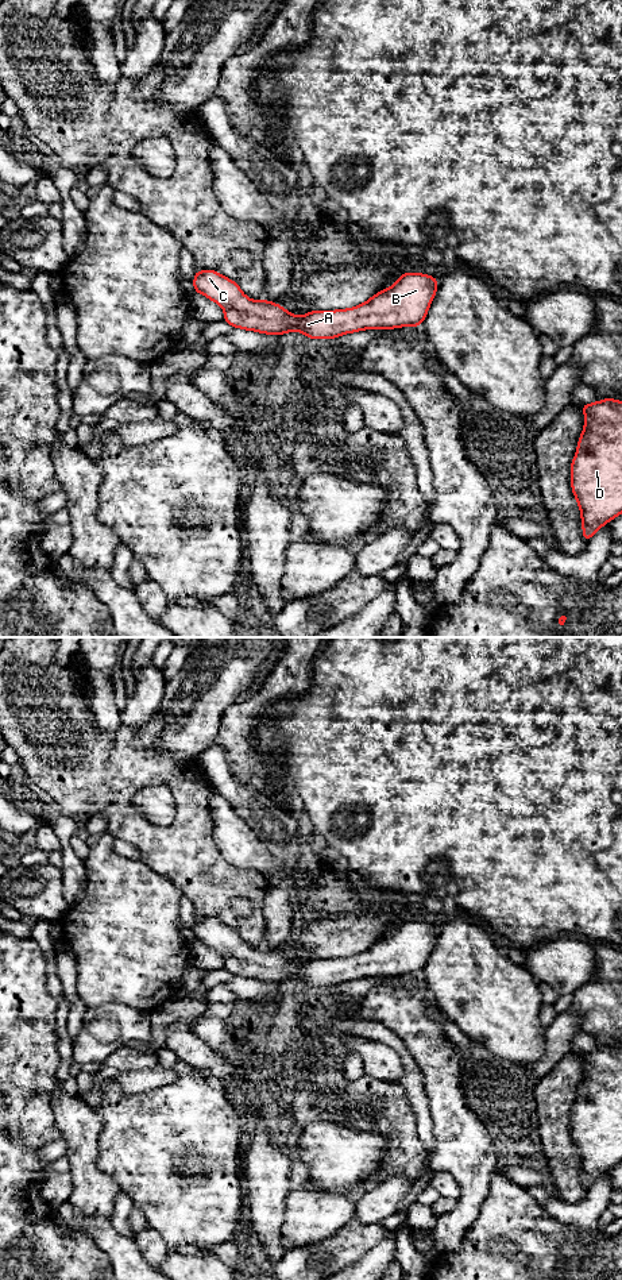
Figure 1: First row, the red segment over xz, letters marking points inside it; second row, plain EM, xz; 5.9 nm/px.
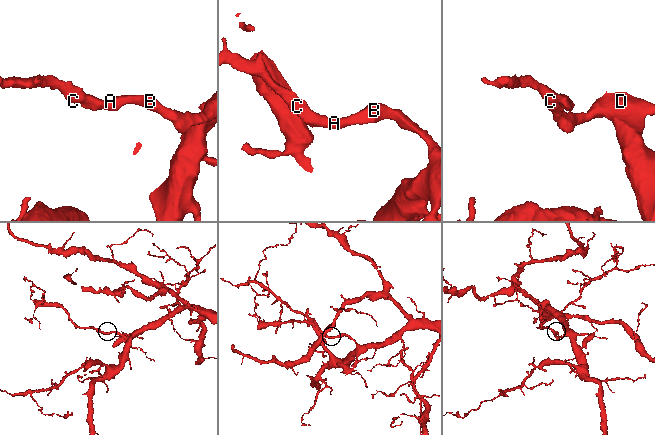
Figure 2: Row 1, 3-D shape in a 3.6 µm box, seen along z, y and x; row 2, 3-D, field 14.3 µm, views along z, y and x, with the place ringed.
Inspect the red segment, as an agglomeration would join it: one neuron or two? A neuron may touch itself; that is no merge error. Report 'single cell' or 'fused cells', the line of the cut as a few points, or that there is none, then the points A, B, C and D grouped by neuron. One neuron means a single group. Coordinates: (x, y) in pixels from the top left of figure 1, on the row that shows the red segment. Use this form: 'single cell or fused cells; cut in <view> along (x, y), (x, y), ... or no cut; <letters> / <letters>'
single cell; no cut; A B C D

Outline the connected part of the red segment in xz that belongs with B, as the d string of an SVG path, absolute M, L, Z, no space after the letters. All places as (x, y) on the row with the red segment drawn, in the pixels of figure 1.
M196 270L193 292L201 293L219 304L224 309L224 320L235 328L268 335L298 331L310 339L335 339L344 334L370 328L391 329L405 325L420 327L436 296L437 284L437 278L426 274L403 273L393 286L374 294L368 301L358 306L339 311L312 311L302 316L294 316L277 302L270 302L264 298L259 301L248 298L236 282L215 270Z

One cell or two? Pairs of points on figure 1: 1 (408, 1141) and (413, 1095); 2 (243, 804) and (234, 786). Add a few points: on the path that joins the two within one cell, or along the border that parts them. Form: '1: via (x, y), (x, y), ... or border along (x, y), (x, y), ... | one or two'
1: border along (398, 1082), (410, 1105), (420, 1140) | two
2: via (243, 800), (235, 790) | one

